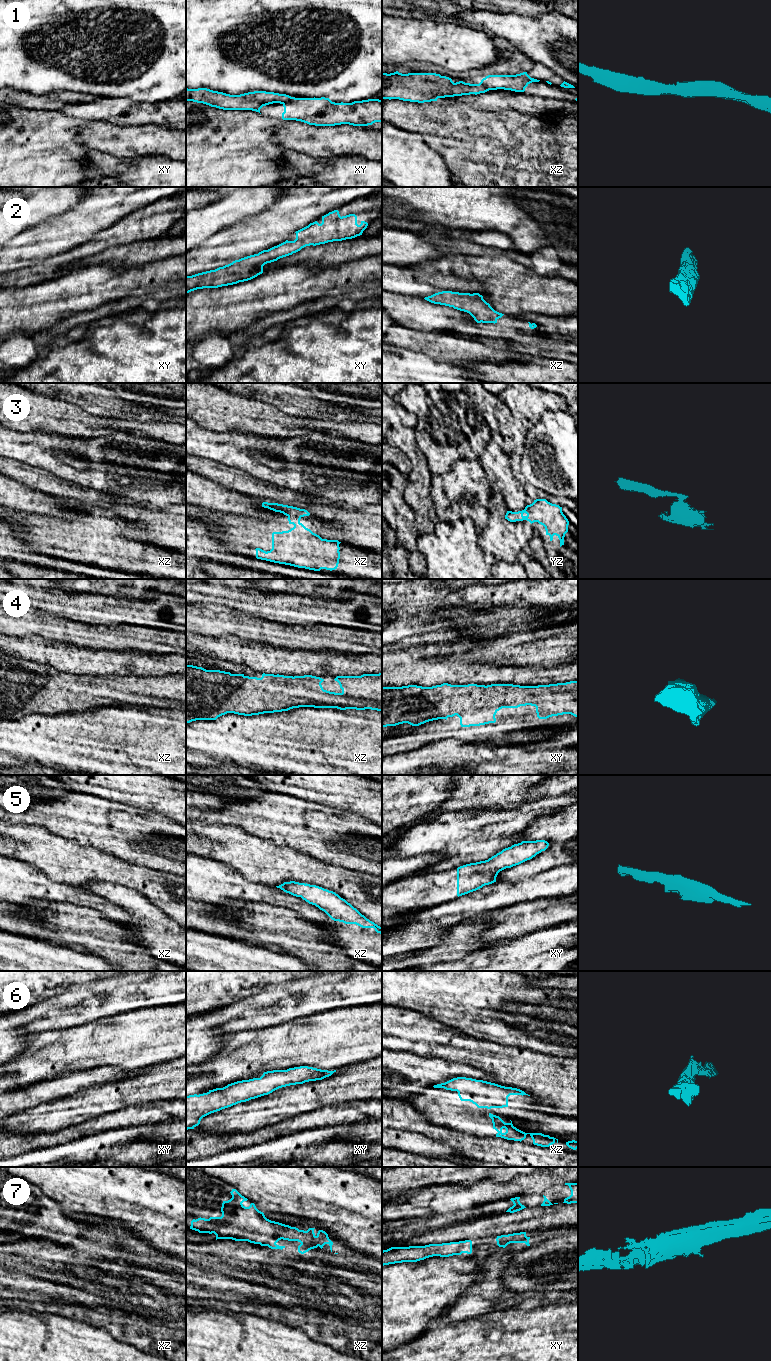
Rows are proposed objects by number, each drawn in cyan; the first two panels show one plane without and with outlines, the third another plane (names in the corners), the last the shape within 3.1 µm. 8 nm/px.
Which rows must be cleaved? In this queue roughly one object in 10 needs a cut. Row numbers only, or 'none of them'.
none of them

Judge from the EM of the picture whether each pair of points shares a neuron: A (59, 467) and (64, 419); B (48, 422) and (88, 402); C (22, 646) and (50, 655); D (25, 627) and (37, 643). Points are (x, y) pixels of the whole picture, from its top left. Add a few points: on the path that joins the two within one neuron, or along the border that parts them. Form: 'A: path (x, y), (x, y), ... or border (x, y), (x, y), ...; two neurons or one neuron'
A: border (39, 431), (85, 439); two neurons
B: border (57, 398), (73, 403), (94, 415), (101, 415); two neurons
C: path (29, 648), (43, 651); one neuron
D: border (10, 635), (40, 635), (54, 640); two neurons

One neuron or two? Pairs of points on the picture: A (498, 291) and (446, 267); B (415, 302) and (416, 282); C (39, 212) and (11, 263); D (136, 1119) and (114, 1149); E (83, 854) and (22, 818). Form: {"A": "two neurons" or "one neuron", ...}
{"A": "one neuron", "B": "two neurons", "C": "two neurons", "D": "one neuron", "E": "two neurons"}

